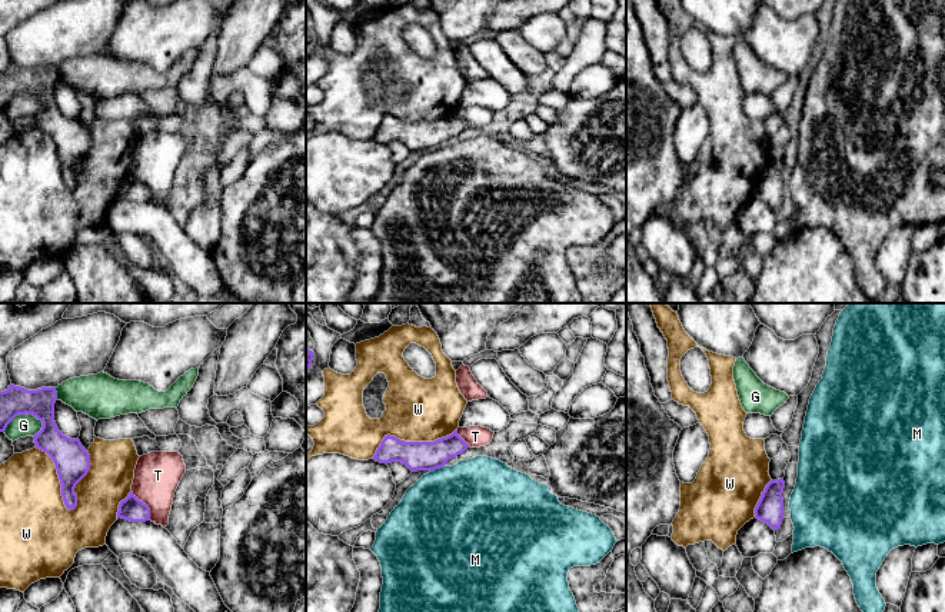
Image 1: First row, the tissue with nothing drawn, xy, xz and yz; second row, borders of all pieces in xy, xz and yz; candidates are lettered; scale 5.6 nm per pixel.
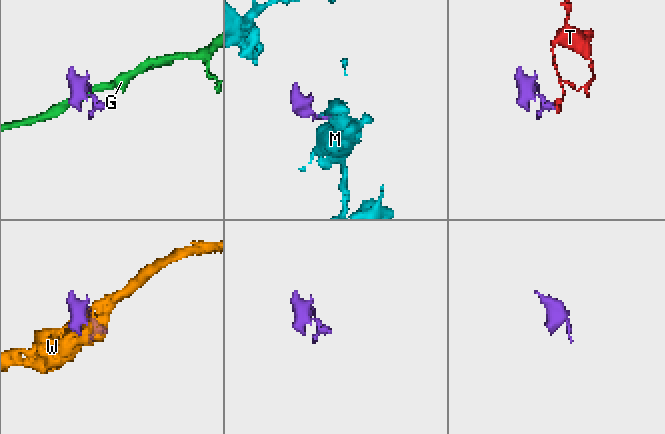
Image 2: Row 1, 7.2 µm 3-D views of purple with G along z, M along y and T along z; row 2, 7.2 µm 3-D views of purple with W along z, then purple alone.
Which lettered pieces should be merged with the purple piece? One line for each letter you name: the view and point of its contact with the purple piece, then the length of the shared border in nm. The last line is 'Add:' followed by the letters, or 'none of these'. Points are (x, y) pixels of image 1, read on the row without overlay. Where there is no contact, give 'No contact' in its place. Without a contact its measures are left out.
Add: none of these

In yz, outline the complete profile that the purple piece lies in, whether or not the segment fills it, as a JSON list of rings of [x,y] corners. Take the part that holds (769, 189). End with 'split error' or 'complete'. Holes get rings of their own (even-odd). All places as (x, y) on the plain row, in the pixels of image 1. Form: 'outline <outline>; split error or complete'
outline [[[783,159],[771,160],[755,187],[755,197],[768,203],[773,210],[779,209],[783,199]]]; complete

